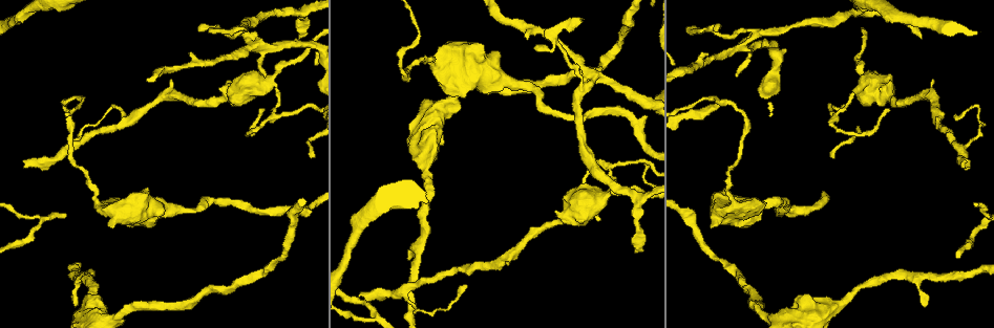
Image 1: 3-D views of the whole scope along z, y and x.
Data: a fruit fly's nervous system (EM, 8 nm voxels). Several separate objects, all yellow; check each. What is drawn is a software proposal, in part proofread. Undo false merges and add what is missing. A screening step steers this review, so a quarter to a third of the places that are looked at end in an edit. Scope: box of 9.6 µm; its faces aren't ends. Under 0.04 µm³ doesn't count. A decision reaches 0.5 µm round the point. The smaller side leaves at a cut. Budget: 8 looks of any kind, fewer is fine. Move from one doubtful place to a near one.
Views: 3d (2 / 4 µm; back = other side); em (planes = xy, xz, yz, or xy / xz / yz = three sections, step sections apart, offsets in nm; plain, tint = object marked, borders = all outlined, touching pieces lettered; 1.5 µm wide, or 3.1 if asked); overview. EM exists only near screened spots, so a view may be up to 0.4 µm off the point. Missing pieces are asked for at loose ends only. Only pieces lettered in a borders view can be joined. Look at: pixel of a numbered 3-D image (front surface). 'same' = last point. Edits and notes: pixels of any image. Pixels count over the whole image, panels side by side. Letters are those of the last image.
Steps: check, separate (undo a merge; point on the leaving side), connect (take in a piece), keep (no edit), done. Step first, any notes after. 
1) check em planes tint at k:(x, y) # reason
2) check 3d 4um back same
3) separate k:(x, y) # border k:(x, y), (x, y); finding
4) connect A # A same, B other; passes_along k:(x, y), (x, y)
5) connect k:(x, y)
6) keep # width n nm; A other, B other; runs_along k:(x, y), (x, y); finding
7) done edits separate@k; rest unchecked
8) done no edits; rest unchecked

check em planes tint at 1:(505, 78) # thick turns thin

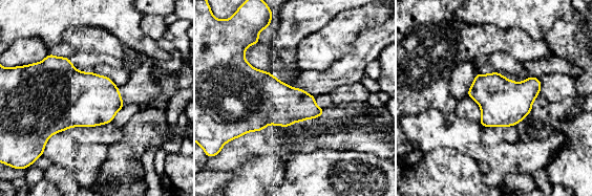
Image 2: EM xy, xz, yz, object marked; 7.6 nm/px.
check em planes borders same

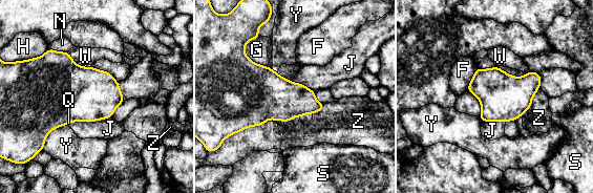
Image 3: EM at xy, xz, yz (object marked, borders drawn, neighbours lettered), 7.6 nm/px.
keep # F other, G other, H other, J other, N other, Q other, S other, W other, Y other, Z other; border 3:(111, 115), (93, 121), (69, 122); continuous, no second neuron

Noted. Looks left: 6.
check em planes borders at 1:(600, 66) # branch stops here

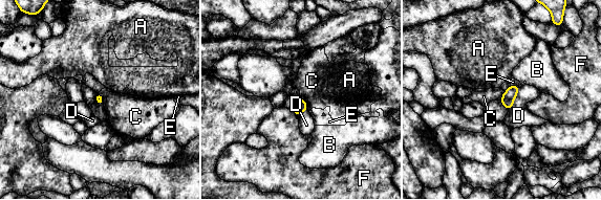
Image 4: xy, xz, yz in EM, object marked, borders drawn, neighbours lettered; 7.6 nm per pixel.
keep # A other, B other, C other, D other, E other, F other; none of them fits

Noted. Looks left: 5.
check 3d 4um at 1:(865, 12) # arms part here

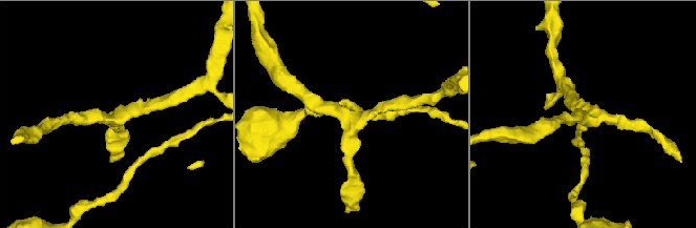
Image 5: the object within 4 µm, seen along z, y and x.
check em xz step 8 tint at 5:(588, 118) # need the tissue

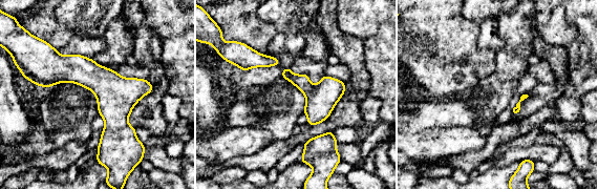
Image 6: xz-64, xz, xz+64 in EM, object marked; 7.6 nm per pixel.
check em planes borders same # another direction

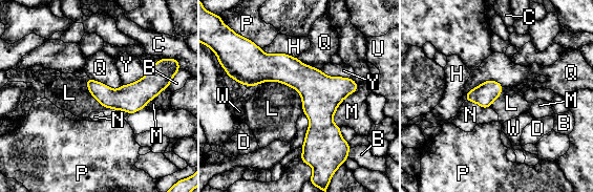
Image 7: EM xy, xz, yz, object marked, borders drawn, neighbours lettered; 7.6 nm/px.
keep # width 220 nm; B other, C other, D other, H other, L other, M other, N other, P other, Q other, U other, W other, Y other; runs_along 7:(278, 56), (320, 99), (321, 157); continuous, no second neuron

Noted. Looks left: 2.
done no edits; rest unchecked

